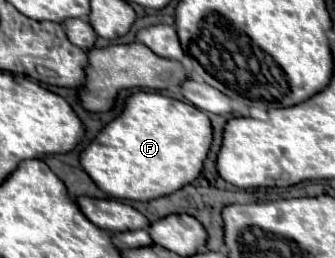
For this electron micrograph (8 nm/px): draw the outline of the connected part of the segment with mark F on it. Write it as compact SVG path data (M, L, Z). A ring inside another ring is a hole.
M138 92L126 100L124 112L82 152L80 162L106 194L120 200L150 202L198 180L212 146L212 124L196 106L154 92Z

